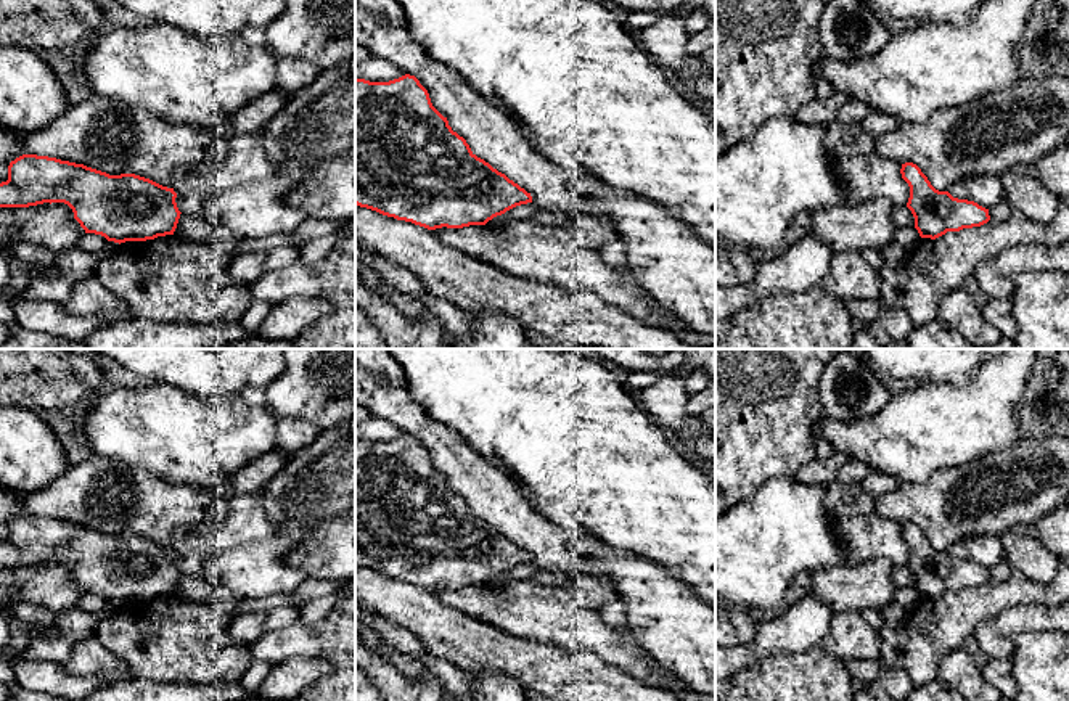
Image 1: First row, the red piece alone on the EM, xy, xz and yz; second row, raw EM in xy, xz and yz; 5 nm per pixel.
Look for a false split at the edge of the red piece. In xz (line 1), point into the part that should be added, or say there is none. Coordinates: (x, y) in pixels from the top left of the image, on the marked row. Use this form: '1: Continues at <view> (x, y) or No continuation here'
1: No continuation here

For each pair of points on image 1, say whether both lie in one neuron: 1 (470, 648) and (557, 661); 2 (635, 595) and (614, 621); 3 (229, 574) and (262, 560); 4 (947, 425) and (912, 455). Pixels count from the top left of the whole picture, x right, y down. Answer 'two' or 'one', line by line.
1: one
2: two
3: one
4: one

